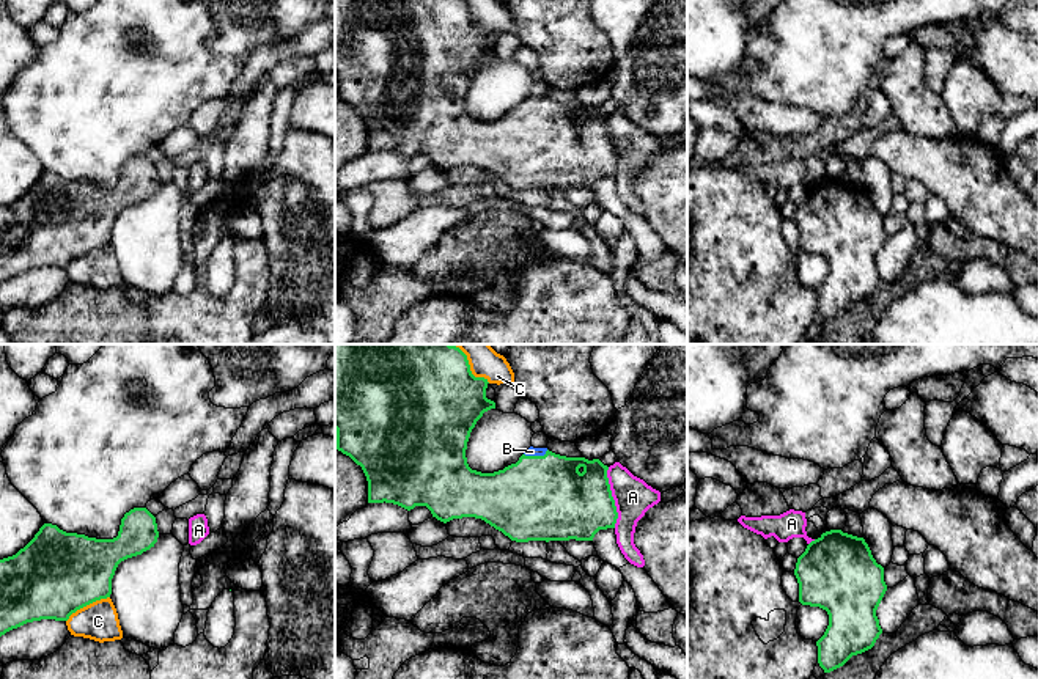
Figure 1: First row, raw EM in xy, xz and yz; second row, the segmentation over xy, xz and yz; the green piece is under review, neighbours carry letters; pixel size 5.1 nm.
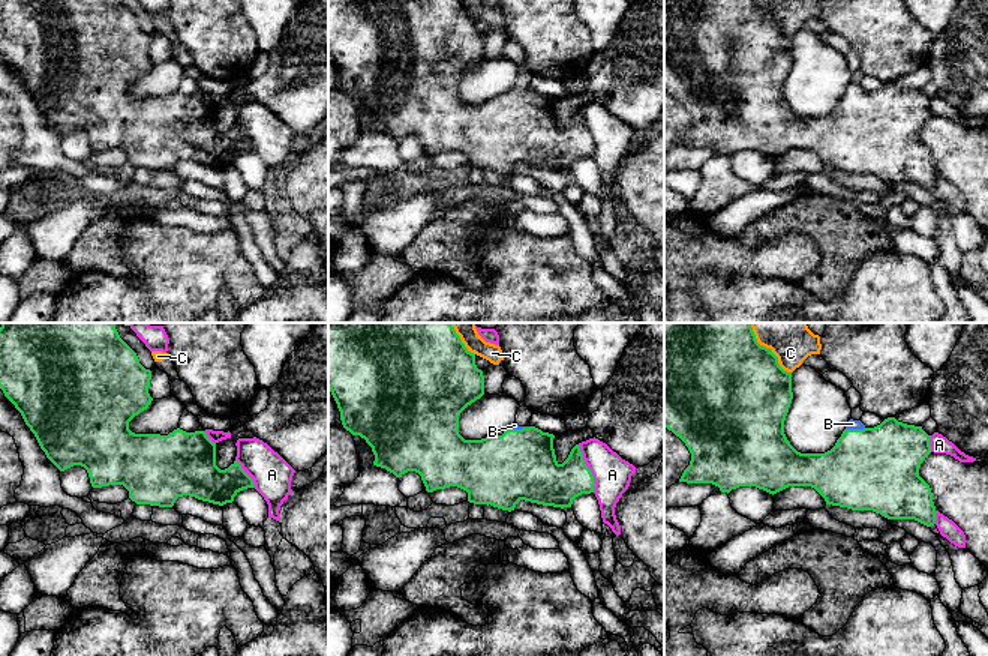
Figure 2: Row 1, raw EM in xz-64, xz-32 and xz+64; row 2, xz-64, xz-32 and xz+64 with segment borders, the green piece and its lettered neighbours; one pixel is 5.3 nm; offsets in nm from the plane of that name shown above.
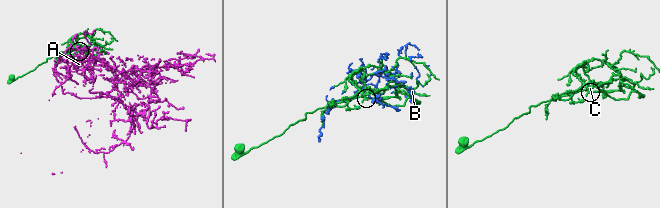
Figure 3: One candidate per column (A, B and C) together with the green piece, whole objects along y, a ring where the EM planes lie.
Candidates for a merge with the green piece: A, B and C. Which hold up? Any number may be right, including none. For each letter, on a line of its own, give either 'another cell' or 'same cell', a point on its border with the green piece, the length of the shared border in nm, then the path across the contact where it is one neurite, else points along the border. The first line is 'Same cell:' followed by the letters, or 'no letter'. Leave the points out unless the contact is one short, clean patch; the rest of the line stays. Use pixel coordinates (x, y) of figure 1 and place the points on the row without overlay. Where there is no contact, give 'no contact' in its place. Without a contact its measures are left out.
Same cell: B
A: another cell; contact xz (612, 145); length 320 nm
B: same cell; contact xz (535, 104); length 130 nm
C: another cell; contact xy (87, 252); length 260 nm

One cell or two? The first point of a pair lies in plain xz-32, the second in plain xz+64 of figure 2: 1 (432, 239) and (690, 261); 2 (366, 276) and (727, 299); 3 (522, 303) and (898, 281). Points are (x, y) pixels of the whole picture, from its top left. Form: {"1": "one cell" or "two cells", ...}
{"1": "two cells", "2": "two cells", "3": "one cell"}

